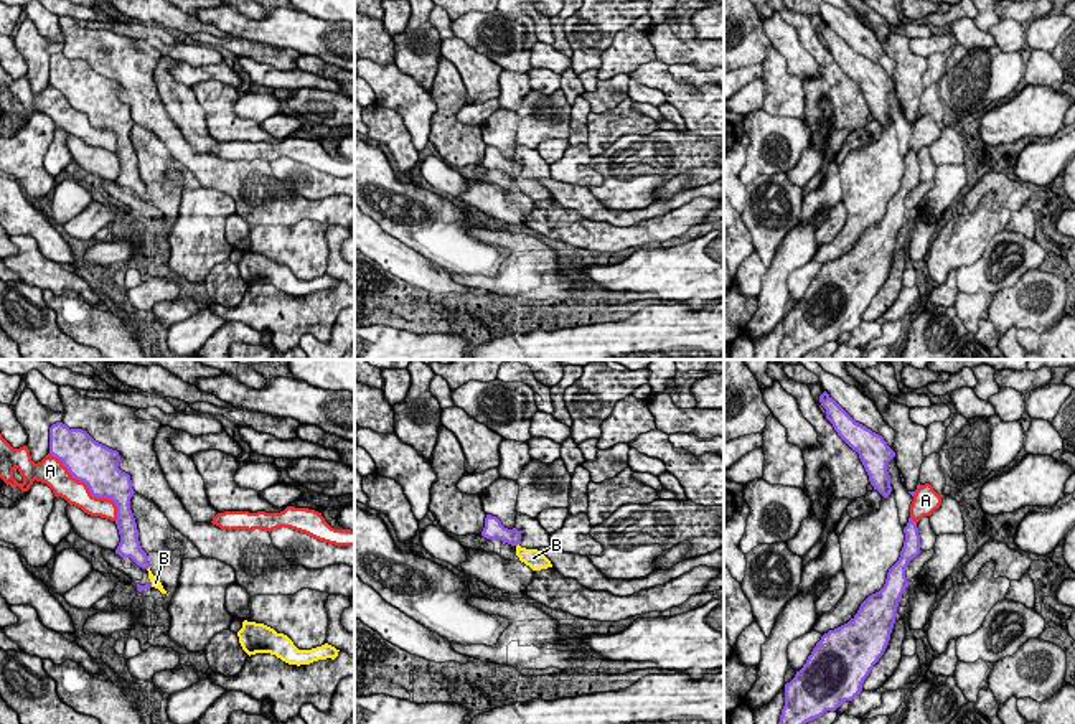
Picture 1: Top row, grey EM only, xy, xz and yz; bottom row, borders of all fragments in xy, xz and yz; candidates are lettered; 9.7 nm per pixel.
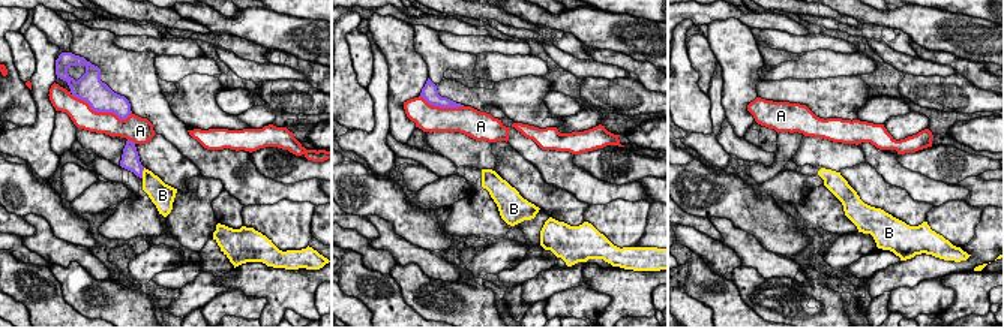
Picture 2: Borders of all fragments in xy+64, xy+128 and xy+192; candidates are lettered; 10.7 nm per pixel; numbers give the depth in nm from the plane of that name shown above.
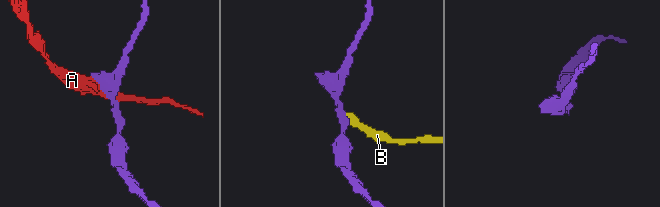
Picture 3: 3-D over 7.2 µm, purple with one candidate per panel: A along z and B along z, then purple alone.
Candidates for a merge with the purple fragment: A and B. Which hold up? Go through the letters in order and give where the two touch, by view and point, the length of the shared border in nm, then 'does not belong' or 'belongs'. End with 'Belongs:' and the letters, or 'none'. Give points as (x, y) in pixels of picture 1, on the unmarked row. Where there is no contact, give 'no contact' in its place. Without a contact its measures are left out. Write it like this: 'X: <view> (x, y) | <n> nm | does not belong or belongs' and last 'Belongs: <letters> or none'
A: xy (89, 121) | 950 nm | does not belong
B: xy (150, 215) | 70 nm | does not belong
Belongs: none

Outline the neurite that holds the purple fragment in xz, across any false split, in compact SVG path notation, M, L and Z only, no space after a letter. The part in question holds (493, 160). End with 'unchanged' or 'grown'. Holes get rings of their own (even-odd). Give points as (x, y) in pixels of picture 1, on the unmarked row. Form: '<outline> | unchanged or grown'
M486 145L485 148L481 167L486 170L501 170L503 173L508 173L511 176L518 176L521 172L521 162L518 162L516 158L505 158L501 152L491 145Z | unchanged

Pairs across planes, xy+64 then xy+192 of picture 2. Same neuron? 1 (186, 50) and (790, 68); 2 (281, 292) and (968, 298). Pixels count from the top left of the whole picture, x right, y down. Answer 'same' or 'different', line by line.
1: different
2: same

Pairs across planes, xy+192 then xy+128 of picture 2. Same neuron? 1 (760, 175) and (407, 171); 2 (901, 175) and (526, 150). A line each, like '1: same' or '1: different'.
1: same
2: same

